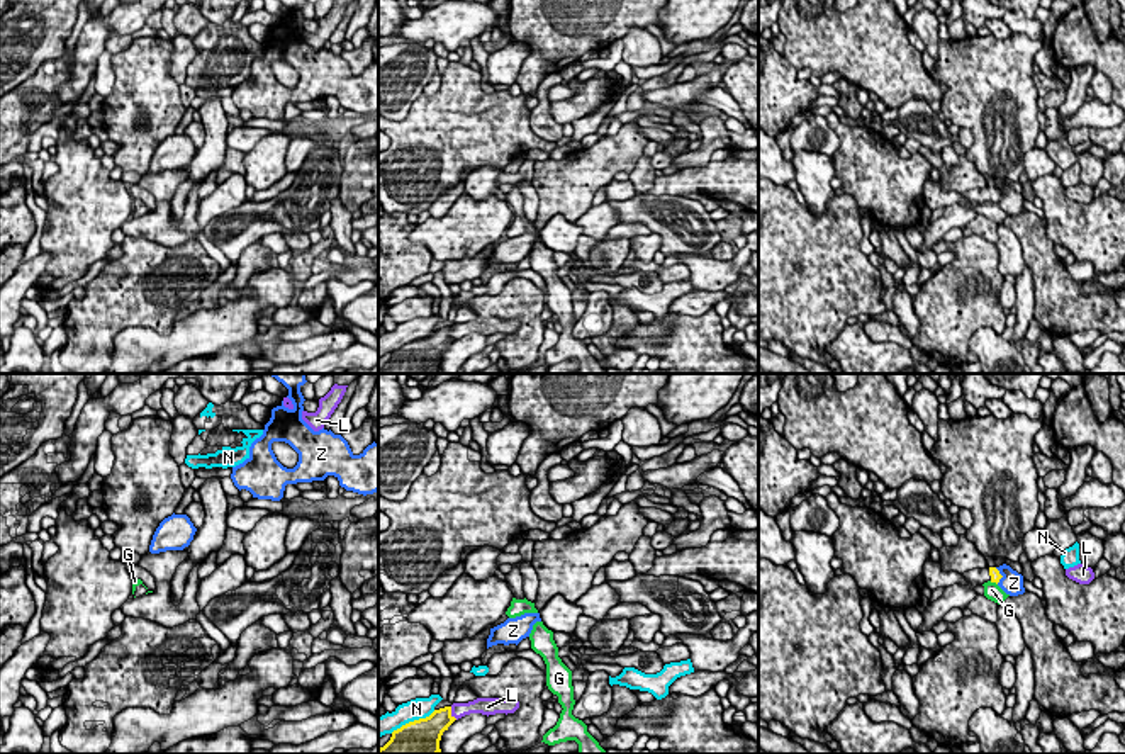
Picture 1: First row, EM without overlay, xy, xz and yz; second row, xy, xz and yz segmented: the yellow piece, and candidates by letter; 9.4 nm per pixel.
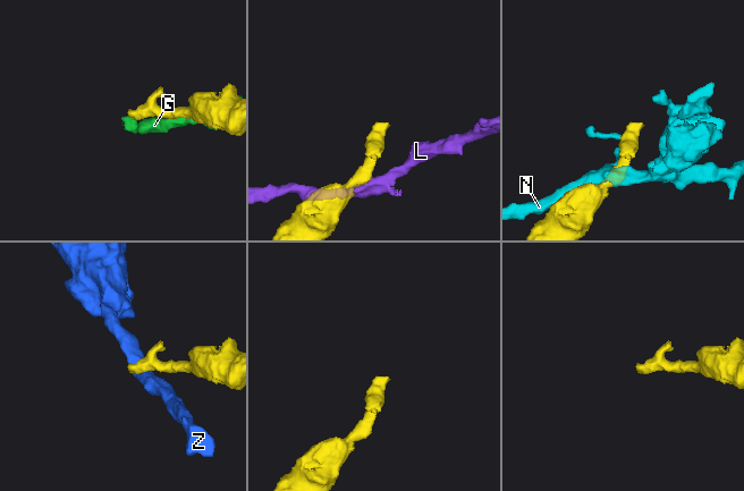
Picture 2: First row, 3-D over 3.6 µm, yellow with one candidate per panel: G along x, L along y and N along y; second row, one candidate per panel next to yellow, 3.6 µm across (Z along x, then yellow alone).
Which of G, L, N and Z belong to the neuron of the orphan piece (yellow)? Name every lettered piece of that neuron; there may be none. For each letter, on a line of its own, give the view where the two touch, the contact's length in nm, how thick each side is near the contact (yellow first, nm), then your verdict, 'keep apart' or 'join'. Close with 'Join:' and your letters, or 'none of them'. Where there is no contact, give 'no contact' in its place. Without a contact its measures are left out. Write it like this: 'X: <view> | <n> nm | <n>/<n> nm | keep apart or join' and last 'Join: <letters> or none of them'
G: yz | 90 nm | 100/160 nm | keep apart
L: xz | 140 nm | 240/140 nm | keep apart
N: xz | 480 nm | 460/190 nm | keep apart
Z: yz | 160 nm | 100/220 nm | keep apart
Join: none of them

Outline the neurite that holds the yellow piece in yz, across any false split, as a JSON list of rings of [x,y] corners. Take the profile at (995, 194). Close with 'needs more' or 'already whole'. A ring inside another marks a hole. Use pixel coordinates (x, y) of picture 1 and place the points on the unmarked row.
[[[996,187],[972,188],[964,192],[962,195],[969,204],[949,205],[937,221],[928,222],[928,226],[921,233],[923,243],[920,245],[916,253],[933,250],[933,246],[940,243],[952,228],[965,229],[969,222],[977,216],[977,212],[974,211],[976,205],[981,205],[988,200],[998,204],[1003,197]]]; needs more

